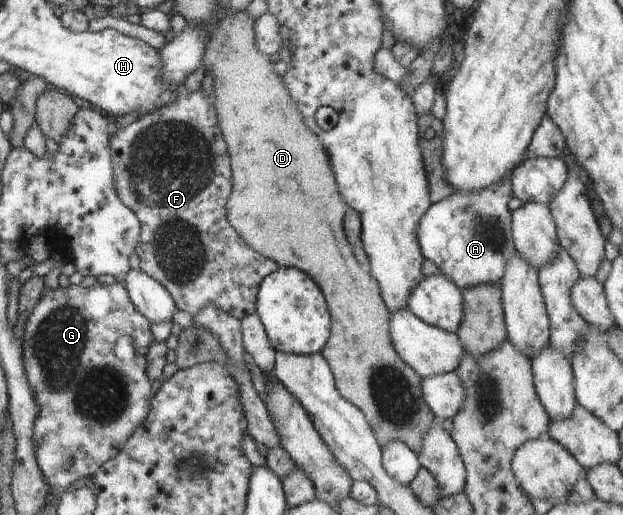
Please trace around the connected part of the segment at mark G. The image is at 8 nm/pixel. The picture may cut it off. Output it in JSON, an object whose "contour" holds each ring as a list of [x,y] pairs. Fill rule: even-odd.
{"contour":[[[123,282],[93,286],[55,288],[42,295],[27,318],[21,340],[24,368],[33,392],[38,414],[34,421],[35,457],[50,489],[57,493],[82,478],[93,477],[105,462],[121,451],[125,442],[149,415],[153,395],[146,367],[147,354],[154,336],[150,323],[131,303]],[[129,336],[133,340],[133,356],[119,358],[117,342]]]}

